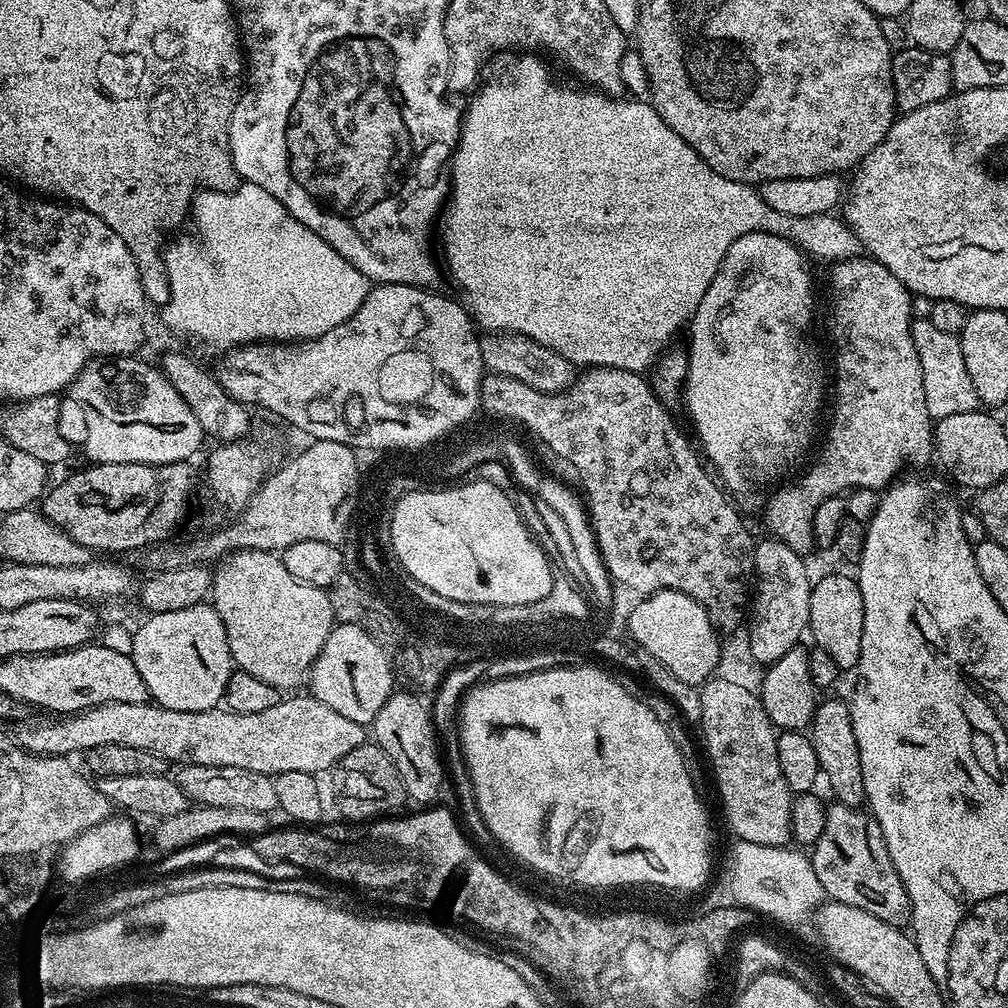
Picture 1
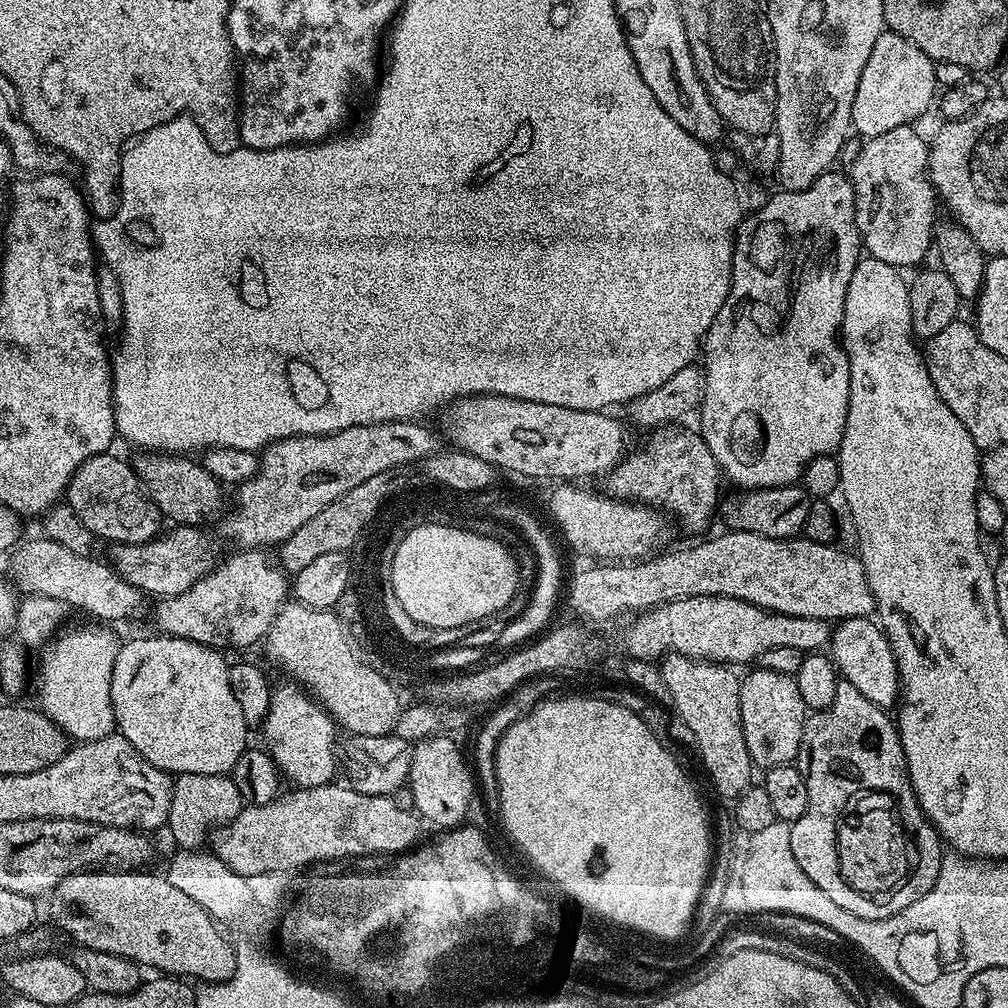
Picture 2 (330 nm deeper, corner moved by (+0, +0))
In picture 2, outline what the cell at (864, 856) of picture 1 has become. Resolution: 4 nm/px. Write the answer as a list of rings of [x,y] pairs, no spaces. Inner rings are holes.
[[[841,679],[838,690],[834,690],[834,702],[829,708],[824,708],[820,712],[812,712],[805,719],[804,733],[800,739],[800,754],[798,757],[798,767],[806,782],[806,814],[802,818],[791,821],[790,824],[790,850],[794,850],[794,859],[798,861],[798,866],[818,886],[818,890],[824,891],[830,902],[835,902],[842,906],[850,914],[858,914],[858,918],[867,920],[885,920],[910,906],[910,902],[918,902],[934,886],[938,878],[938,870],[942,859],[942,841],[939,832],[927,818],[924,817],[924,811],[920,809],[918,798],[912,789],[912,783],[908,777],[908,767],[906,758],[902,750],[900,733],[897,732],[893,717],[883,708],[879,708],[870,698],[864,697],[855,686],[850,686],[850,682]]]

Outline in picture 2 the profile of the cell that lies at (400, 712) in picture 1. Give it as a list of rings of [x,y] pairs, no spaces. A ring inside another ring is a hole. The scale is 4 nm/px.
[[[445,734],[419,741],[412,749],[410,774],[406,785],[413,792],[415,811],[425,821],[428,819],[430,823],[437,824],[437,829],[440,830],[457,827],[472,804],[472,792],[474,796],[473,769],[465,753],[463,756],[459,746],[452,740],[455,739]]]

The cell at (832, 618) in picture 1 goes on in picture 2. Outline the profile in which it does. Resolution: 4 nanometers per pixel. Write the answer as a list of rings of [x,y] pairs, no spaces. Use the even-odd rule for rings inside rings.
[[[863,616],[862,618],[839,621],[832,629],[830,655],[833,664],[836,666],[836,671],[842,679],[850,682],[850,686],[855,686],[864,697],[870,698],[870,702],[874,702],[879,708],[885,710],[891,709],[891,704],[893,707],[897,703],[900,694],[900,675],[894,658],[894,650],[886,638],[884,629],[875,619]]]

